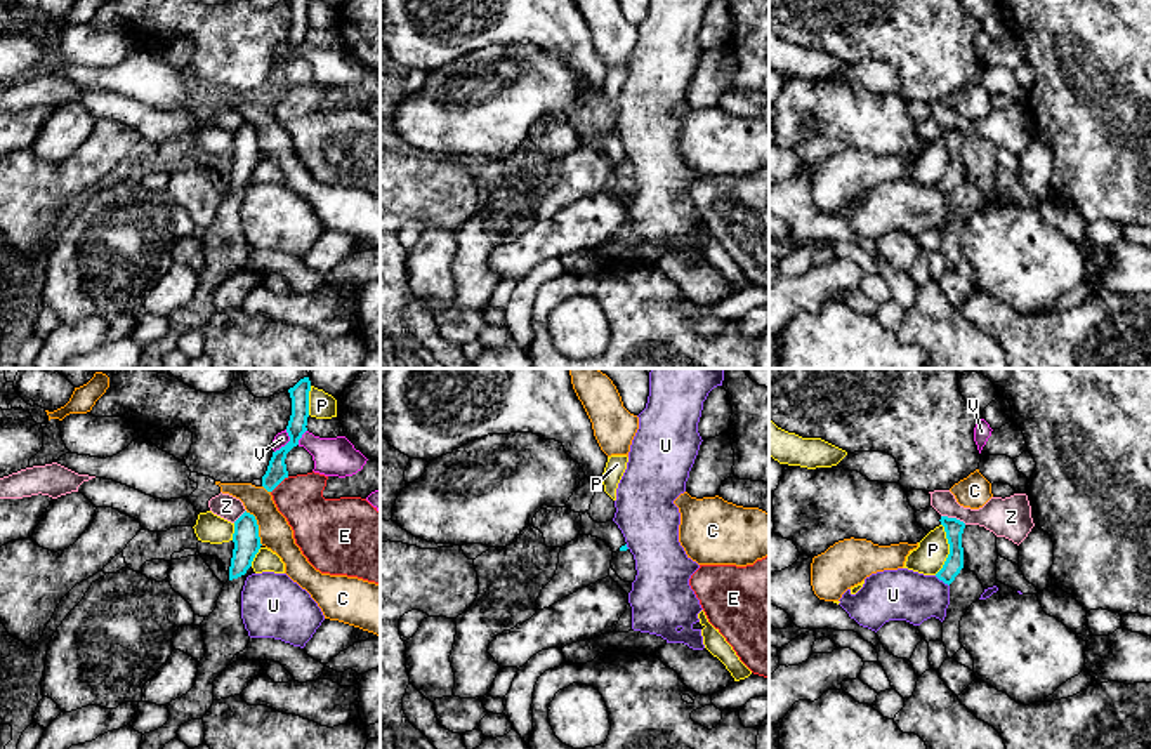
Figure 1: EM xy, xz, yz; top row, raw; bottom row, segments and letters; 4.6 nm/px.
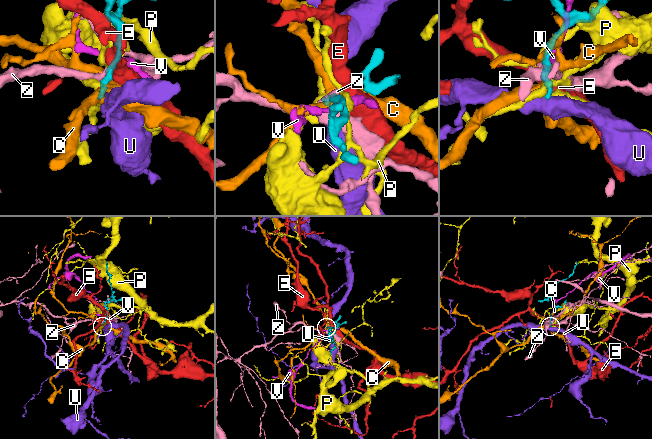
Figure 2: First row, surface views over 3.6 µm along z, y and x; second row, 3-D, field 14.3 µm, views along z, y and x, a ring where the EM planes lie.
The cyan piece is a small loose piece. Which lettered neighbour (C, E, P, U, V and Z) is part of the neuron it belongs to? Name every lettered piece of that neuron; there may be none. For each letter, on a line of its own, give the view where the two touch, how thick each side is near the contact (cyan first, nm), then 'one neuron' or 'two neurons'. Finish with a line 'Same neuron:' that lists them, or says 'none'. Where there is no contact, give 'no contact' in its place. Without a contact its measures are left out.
C: xy | 130/150 nm | two neurons
E: xy | 100/240 nm | two neurons
P: yz | 90/150 nm | two neurons
U: yz | 90/240 nm | two neurons
V: xy | 100/70 nm | two neurons
Z: yz | 90/180 nm | two neurons
Same neuron: none

